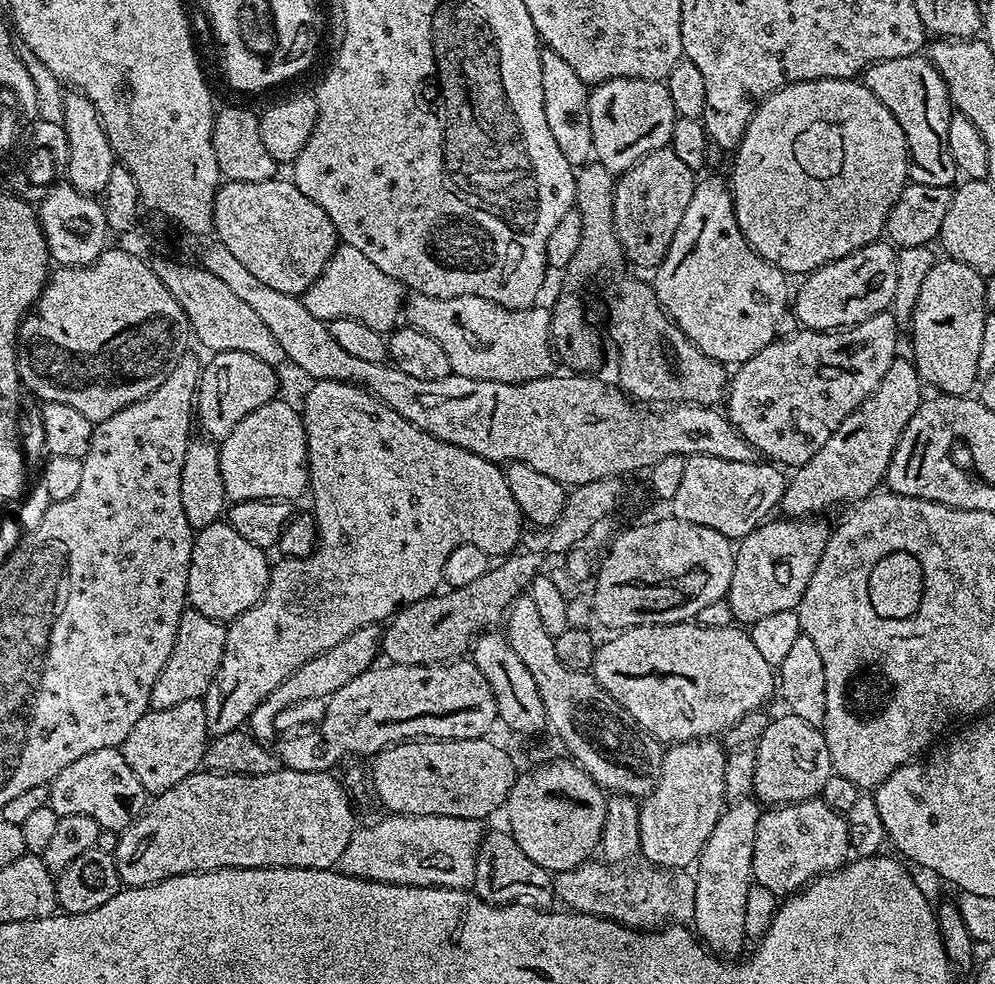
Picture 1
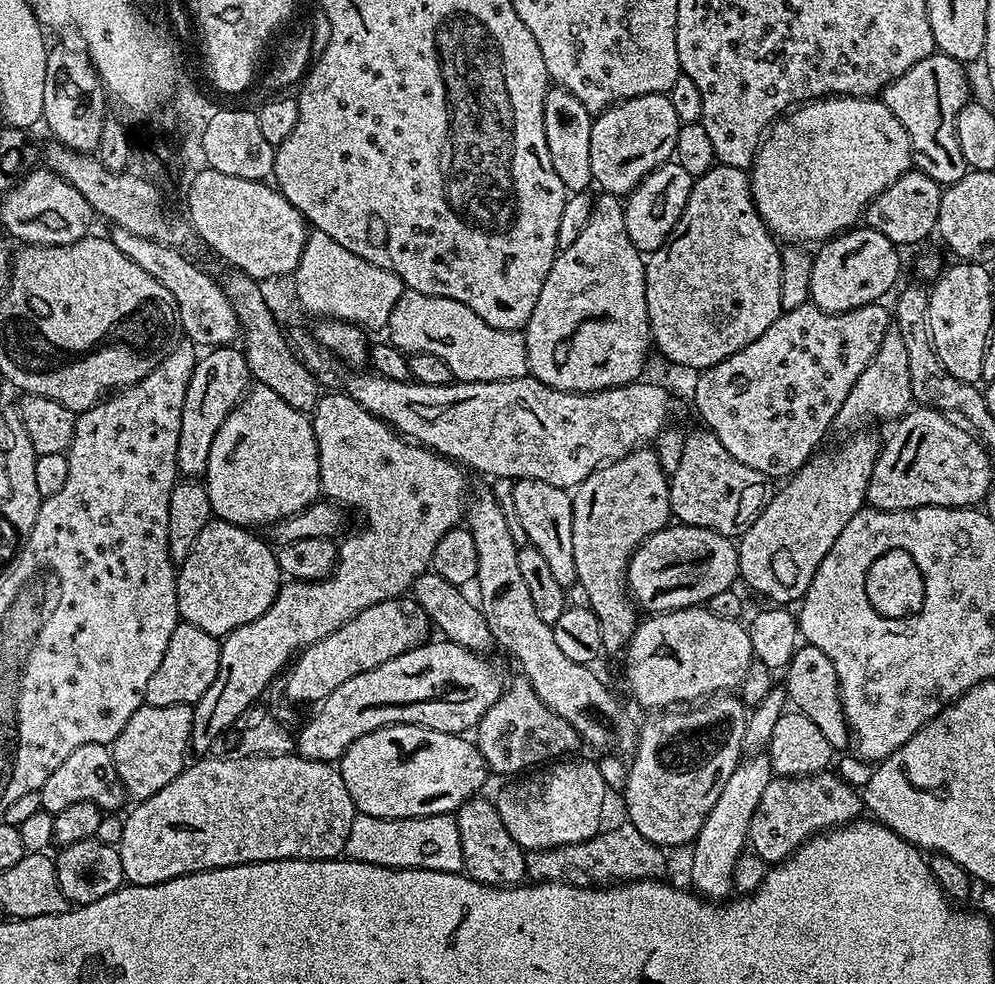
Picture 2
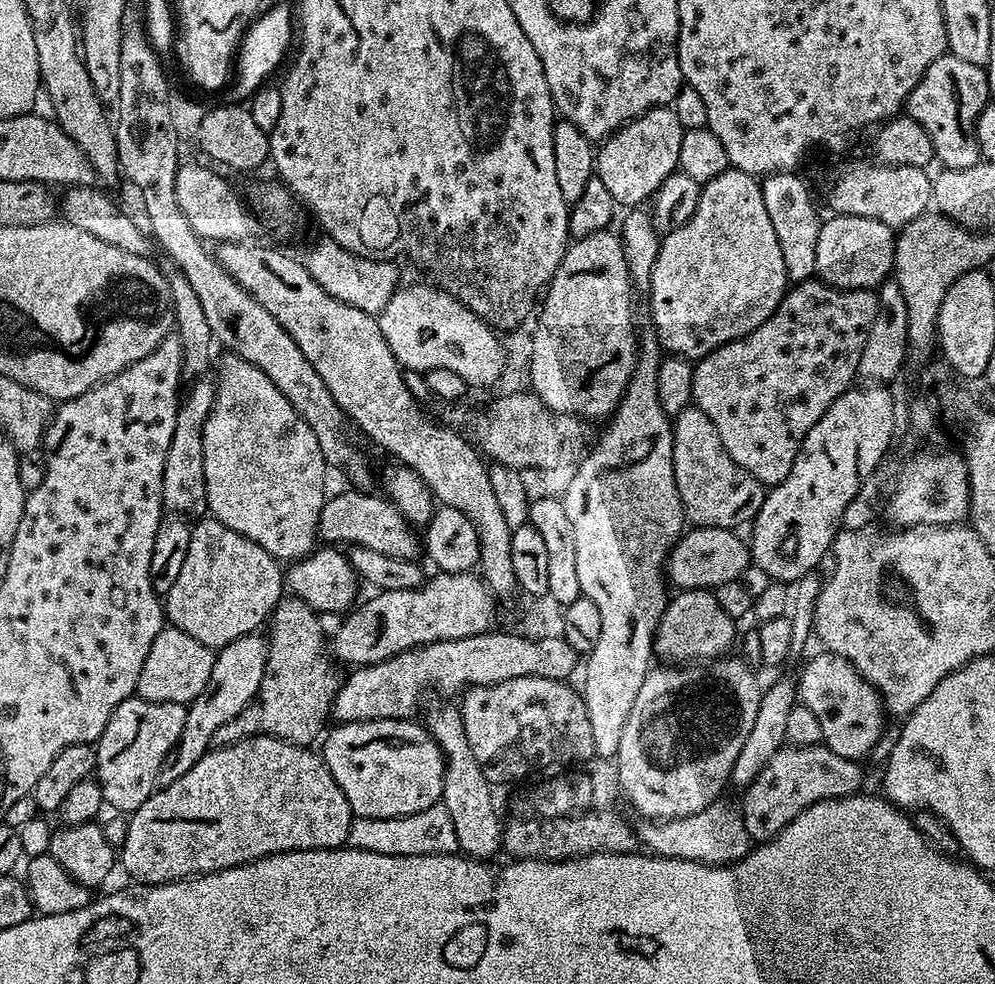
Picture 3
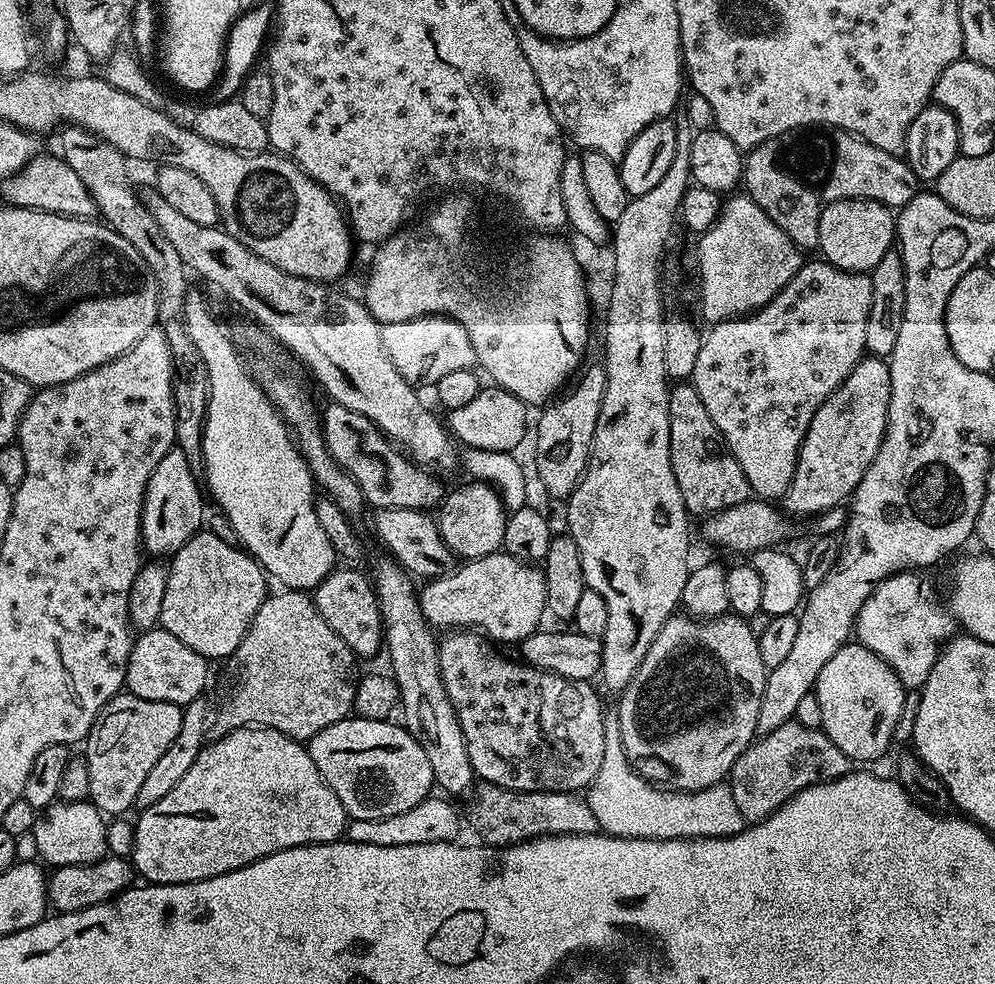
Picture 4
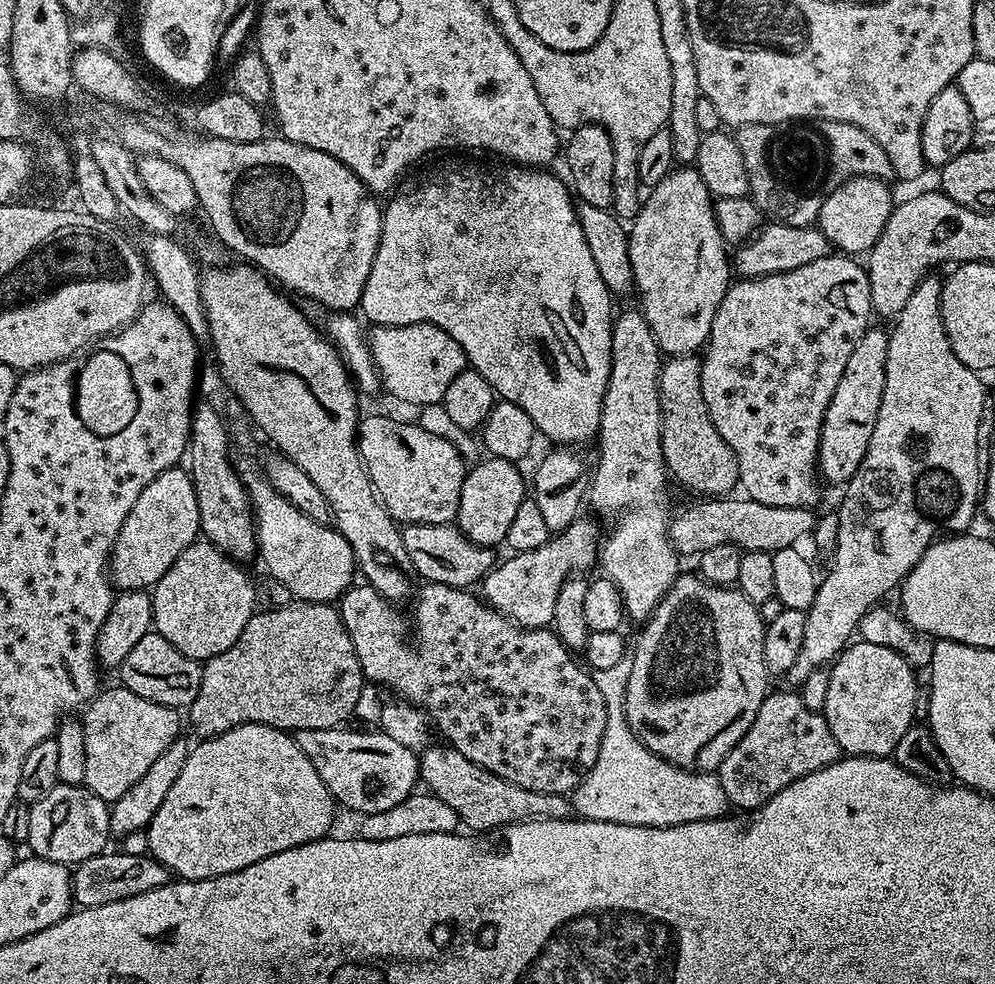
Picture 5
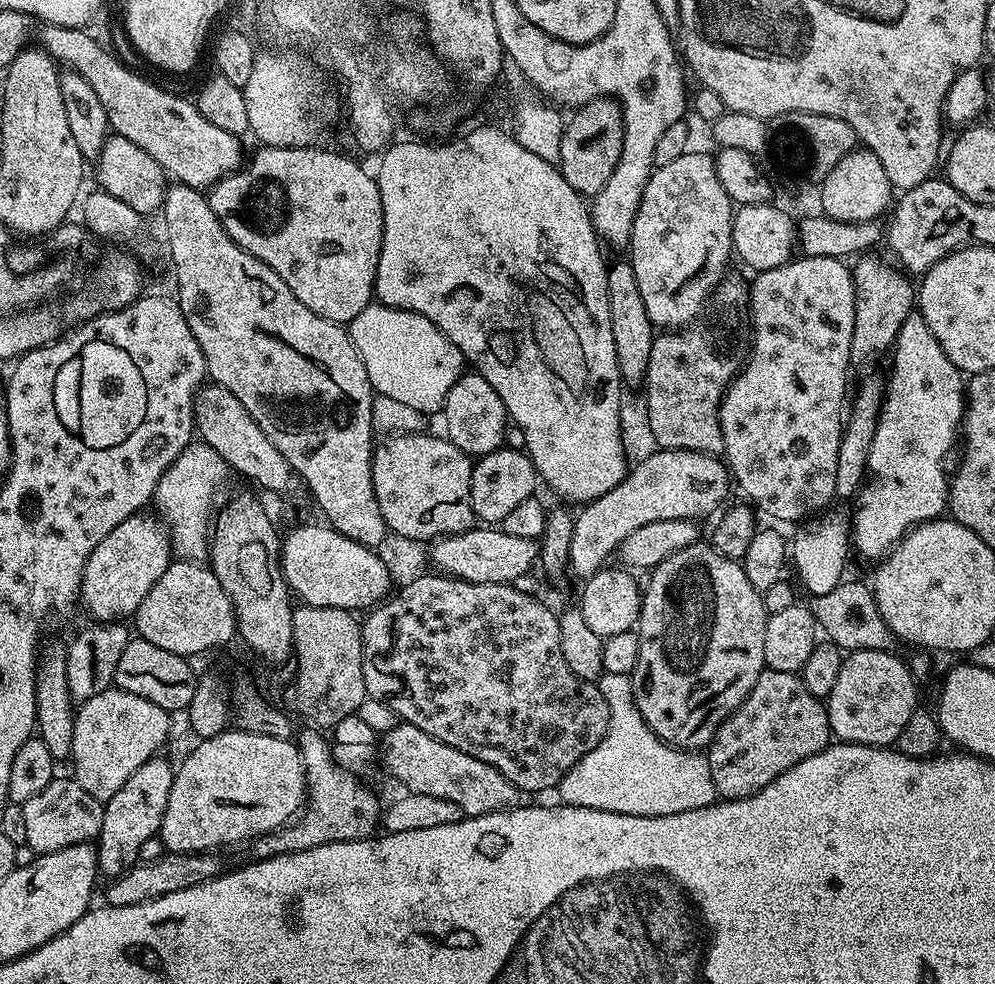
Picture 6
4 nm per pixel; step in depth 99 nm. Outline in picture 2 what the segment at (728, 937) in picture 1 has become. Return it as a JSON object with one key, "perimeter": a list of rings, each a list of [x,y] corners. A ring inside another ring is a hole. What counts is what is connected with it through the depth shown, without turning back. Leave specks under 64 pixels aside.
{"perimeter":[[[749,755],[736,767],[734,774],[730,774],[726,786],[722,786],[722,794],[718,794],[718,802],[714,802],[714,810],[706,814],[706,822],[702,822],[702,830],[690,845],[693,884],[691,887],[701,897],[720,902],[733,895],[734,866],[746,850],[750,818],[754,818],[758,801],[762,799],[766,786],[770,786],[773,778],[772,763],[768,755]]]}

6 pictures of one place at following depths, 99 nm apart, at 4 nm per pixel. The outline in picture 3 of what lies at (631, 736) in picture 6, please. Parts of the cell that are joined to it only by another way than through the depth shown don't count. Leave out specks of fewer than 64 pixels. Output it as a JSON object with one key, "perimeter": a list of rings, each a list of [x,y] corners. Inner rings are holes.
{"perimeter":[[[723,799],[715,800],[706,810],[698,810],[698,814],[690,814],[686,818],[673,820],[641,819],[635,825],[636,838],[644,844],[649,853],[657,856],[669,856],[679,860],[696,860],[700,864],[734,864],[737,860],[752,851],[754,842],[750,834],[746,834],[744,820],[740,816],[739,807],[724,804]]]}

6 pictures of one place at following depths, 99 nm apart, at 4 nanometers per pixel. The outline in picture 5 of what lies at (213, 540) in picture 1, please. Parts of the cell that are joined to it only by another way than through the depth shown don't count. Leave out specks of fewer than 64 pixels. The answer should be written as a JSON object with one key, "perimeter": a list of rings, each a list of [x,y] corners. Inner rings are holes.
{"perimeter":[[[197,542],[182,550],[174,558],[174,566],[151,589],[154,631],[197,662],[230,650],[258,608],[256,588],[240,568],[243,567],[231,556],[225,556],[207,542]]]}

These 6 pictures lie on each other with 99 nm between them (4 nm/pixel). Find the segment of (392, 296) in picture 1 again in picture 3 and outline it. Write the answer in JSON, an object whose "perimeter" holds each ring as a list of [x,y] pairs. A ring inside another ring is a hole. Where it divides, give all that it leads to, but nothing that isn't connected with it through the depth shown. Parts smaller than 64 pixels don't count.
{"perimeter":[[[322,236],[304,256],[308,273],[328,294],[339,301],[355,306],[364,313],[379,315],[386,303],[399,287],[398,270],[391,261],[362,258],[344,247],[338,246],[332,239]]]}

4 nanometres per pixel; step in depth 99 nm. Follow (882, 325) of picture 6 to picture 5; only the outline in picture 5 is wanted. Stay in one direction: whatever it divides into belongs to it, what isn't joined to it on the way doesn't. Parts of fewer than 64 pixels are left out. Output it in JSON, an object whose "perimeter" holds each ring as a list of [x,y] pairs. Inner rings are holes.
{"perimeter":[[[870,326],[858,338],[858,346],[846,358],[846,370],[842,370],[842,378],[838,378],[838,386],[834,386],[834,398],[830,398],[830,406],[826,406],[826,414],[822,422],[822,434],[818,446],[818,472],[825,481],[843,486],[858,470],[862,458],[866,454],[866,446],[870,446],[870,434],[874,434],[874,422],[878,422],[878,406],[882,406],[882,394],[886,386],[886,354],[888,353],[888,332],[885,329]]]}

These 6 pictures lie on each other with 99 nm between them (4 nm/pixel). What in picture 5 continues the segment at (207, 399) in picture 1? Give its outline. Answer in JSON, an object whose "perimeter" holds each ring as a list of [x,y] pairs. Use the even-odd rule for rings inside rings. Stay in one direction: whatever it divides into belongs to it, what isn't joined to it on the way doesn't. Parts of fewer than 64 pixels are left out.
{"perimeter":[[[180,466],[167,468],[138,494],[138,502],[134,502],[122,530],[118,530],[110,557],[111,583],[120,590],[151,589],[174,566],[174,558],[197,543],[200,535],[198,498],[191,475]]]}

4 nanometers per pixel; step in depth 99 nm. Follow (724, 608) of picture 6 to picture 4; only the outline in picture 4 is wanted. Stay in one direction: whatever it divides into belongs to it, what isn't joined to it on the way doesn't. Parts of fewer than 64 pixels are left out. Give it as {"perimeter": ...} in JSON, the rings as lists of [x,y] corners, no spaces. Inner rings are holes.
{"perimeter":[[[687,614],[671,616],[662,626],[662,630],[658,630],[654,642],[650,642],[650,650],[646,650],[646,658],[642,658],[634,678],[630,678],[630,682],[618,696],[620,705],[615,711],[620,719],[622,746],[634,771],[643,776],[648,783],[663,786],[665,789],[674,792],[697,792],[703,788],[721,783],[734,766],[736,759],[748,749],[748,745],[752,743],[757,735],[758,706],[762,706],[762,690],[766,686],[767,677],[768,672],[762,662],[762,654],[760,653],[760,638],[753,636],[750,632],[750,626],[745,617],[735,614],[725,614],[715,618],[697,618]]]}

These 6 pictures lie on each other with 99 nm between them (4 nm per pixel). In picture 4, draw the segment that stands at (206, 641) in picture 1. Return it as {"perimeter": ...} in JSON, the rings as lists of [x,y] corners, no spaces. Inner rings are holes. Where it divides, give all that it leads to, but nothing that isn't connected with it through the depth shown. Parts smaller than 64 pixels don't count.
{"perimeter":[[[159,626],[141,631],[132,641],[124,683],[127,691],[138,698],[186,705],[201,699],[208,684],[209,661],[190,646],[178,642],[170,630]]]}

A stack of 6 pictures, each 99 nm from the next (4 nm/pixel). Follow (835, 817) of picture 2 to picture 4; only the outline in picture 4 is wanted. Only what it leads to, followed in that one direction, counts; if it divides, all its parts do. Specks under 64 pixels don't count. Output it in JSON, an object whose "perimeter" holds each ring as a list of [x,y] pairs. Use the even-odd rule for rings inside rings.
{"perimeter":[[[793,718],[787,720],[782,726],[778,726],[778,730],[770,730],[759,738],[753,739],[748,749],[736,759],[734,766],[729,770],[726,783],[732,788],[734,803],[738,806],[745,822],[757,824],[770,818],[770,814],[774,814],[787,800],[794,798],[794,794],[815,784],[842,778],[847,772],[853,771],[853,768],[853,761],[849,760],[846,754],[842,754],[842,750],[838,750],[834,742],[830,742],[823,728],[802,726]]]}

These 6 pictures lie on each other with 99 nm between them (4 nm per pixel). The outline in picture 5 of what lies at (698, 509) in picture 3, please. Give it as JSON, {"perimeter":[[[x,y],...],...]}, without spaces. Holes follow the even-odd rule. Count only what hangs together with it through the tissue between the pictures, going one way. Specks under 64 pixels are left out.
{"perimeter":[[[696,354],[673,356],[665,359],[660,365],[660,413],[662,414],[662,454],[665,469],[673,481],[678,480],[700,498],[720,498],[733,487],[737,487],[740,475],[738,462],[734,458],[734,450],[726,446],[722,434],[714,426],[710,414],[706,410],[706,402],[702,398],[702,378],[700,377],[701,357]]]}

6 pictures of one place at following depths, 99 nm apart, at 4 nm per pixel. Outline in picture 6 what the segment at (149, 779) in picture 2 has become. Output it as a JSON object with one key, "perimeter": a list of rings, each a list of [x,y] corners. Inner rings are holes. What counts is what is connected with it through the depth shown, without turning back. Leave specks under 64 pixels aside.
{"perimeter":[[[115,686],[107,688],[102,694],[94,694],[94,698],[83,701],[75,709],[72,721],[72,764],[71,775],[90,794],[90,798],[98,801],[109,800],[122,790],[122,785],[142,762],[152,759],[161,751],[160,747],[168,740],[168,731],[172,724],[170,714],[162,706],[154,706],[146,698],[138,698],[138,694],[123,692]]]}

